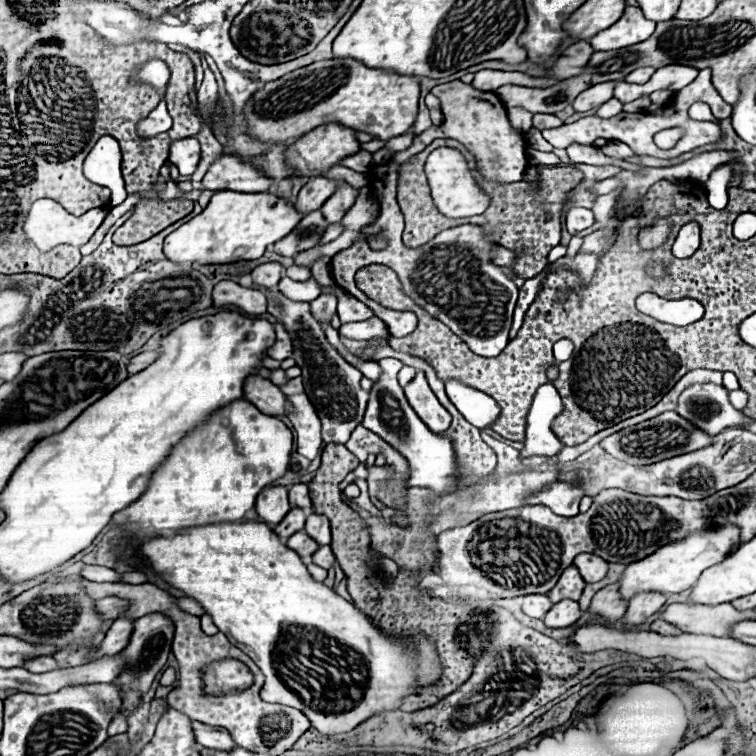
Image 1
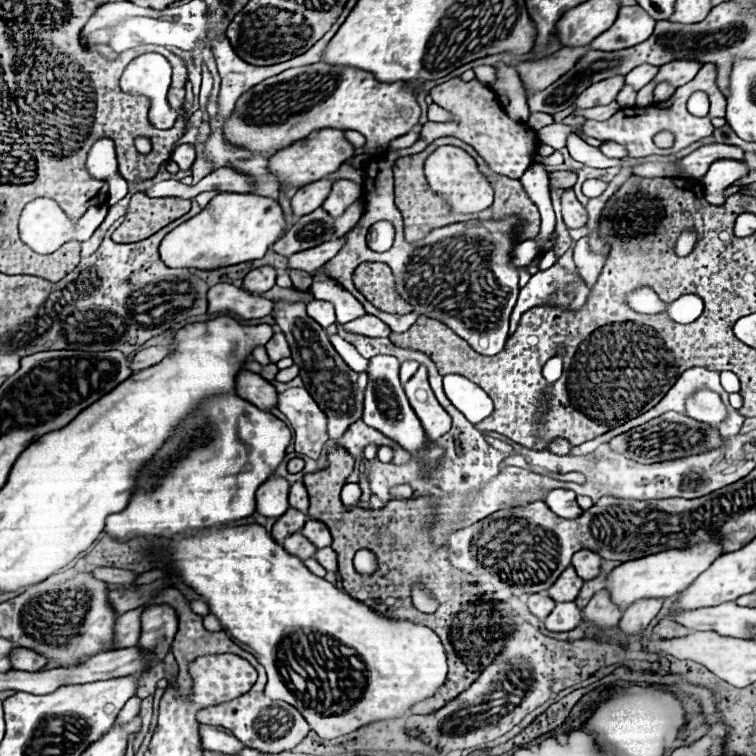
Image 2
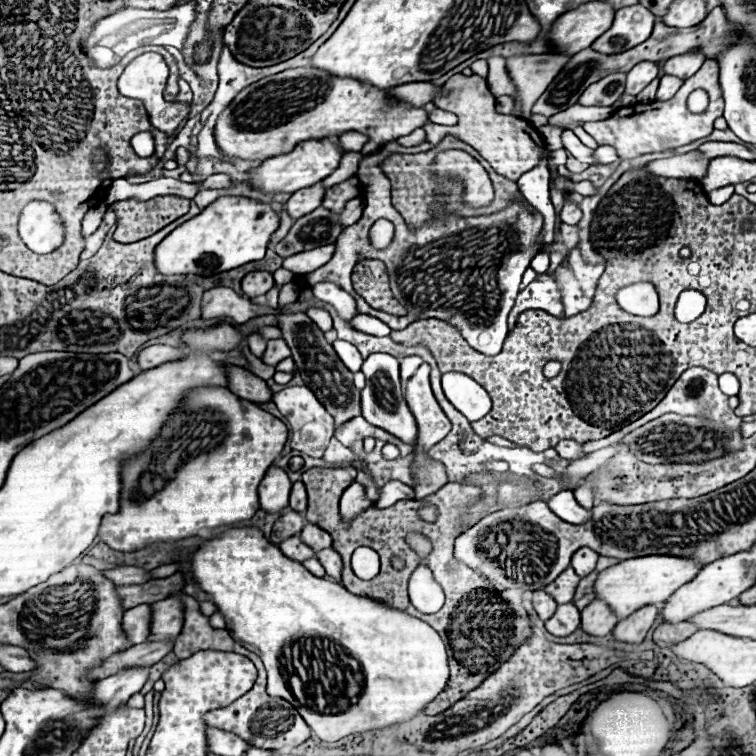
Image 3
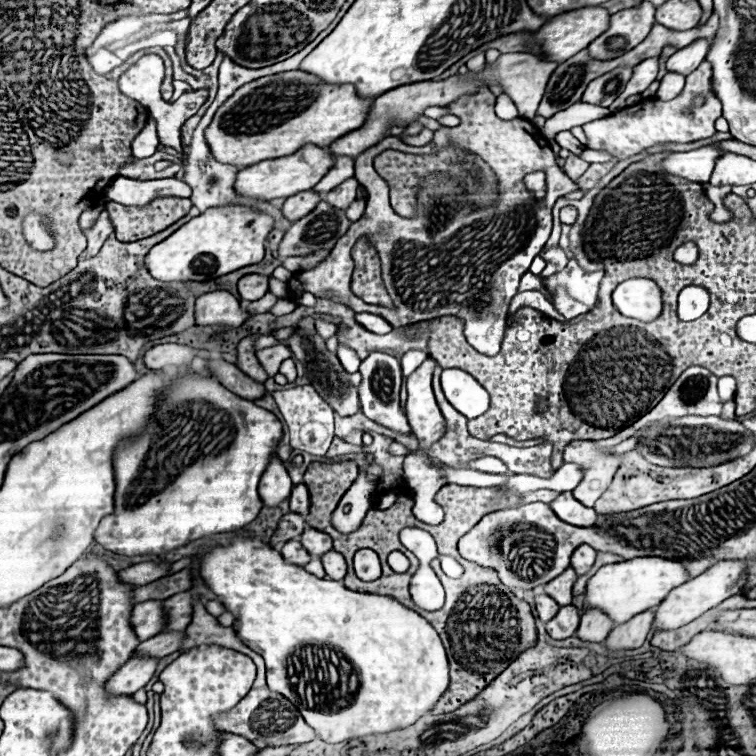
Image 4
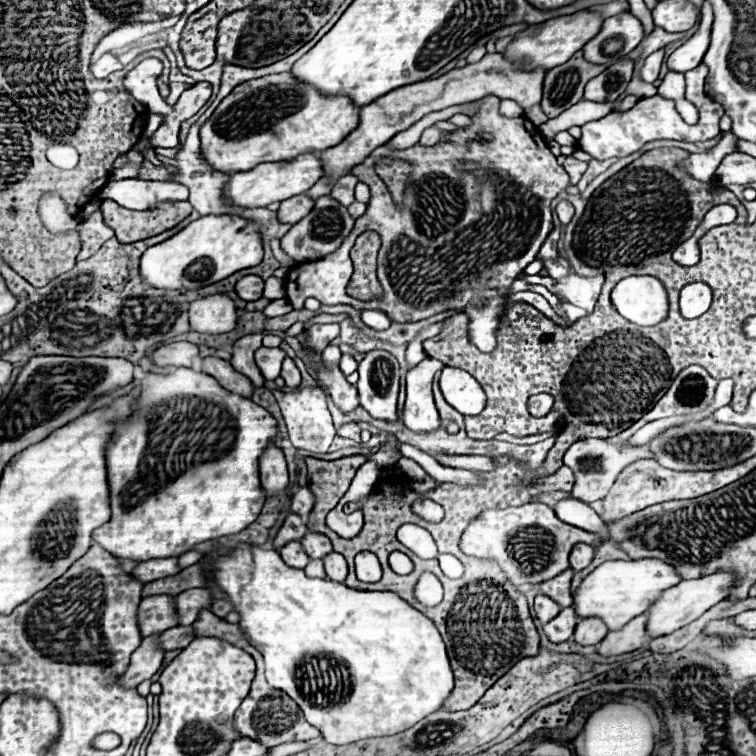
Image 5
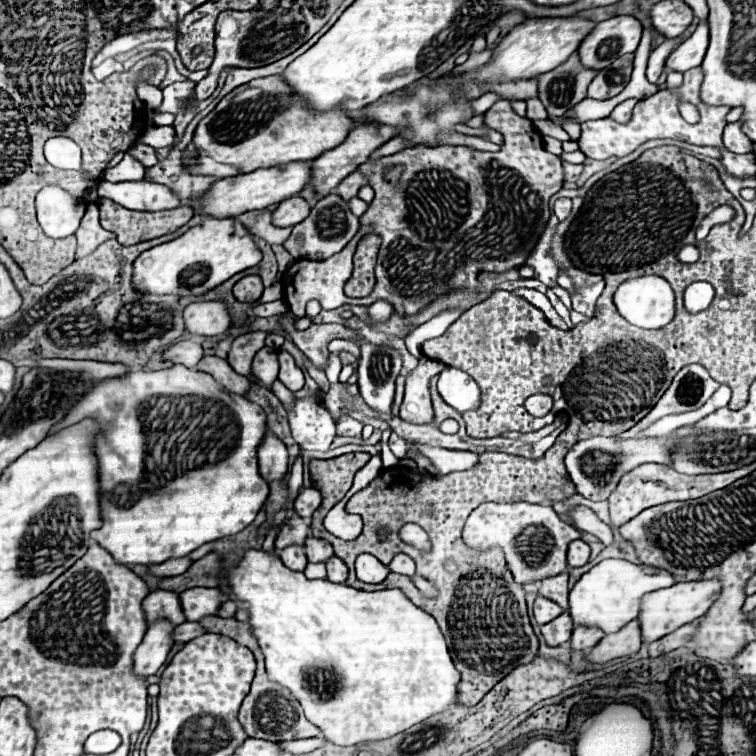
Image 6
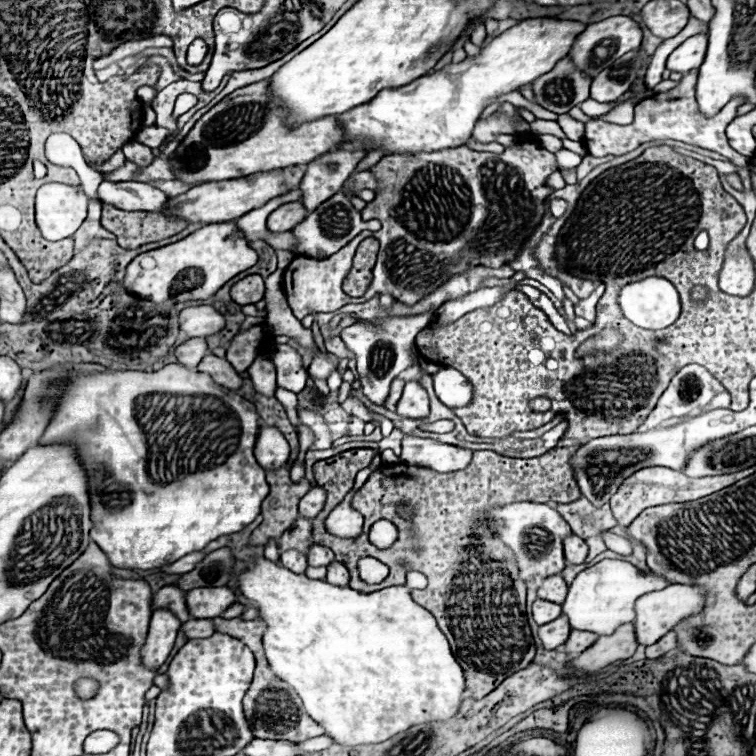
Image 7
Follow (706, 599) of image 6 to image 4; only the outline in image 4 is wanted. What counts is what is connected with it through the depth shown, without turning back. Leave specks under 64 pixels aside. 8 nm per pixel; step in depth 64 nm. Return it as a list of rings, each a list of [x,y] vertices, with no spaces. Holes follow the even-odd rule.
[[[722,560],[718,564],[714,564],[712,568],[708,568],[704,574],[688,580],[686,584],[680,584],[678,588],[672,588],[672,592],[654,608],[654,630],[676,630],[692,620],[696,620],[698,616],[702,616],[706,610],[718,606],[720,602],[724,602],[730,596],[740,594],[742,586],[746,584],[746,566],[738,560]]]

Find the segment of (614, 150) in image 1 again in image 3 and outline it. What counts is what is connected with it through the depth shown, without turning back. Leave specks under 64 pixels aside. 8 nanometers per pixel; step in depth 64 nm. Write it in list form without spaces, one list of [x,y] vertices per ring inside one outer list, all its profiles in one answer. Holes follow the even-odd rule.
[[[598,146],[596,150],[594,150],[594,158],[598,160],[598,162],[612,162],[612,160],[616,160],[618,156],[616,156],[616,152],[614,152],[614,148],[612,146]]]

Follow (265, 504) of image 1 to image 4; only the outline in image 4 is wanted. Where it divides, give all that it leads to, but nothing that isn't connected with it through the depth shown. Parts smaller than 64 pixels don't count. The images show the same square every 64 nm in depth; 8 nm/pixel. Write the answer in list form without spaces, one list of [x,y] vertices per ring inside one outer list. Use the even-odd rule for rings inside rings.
[[[272,454],[262,478],[260,478],[260,498],[266,506],[278,506],[282,500],[286,500],[292,492],[292,480],[278,458],[278,454]]]

